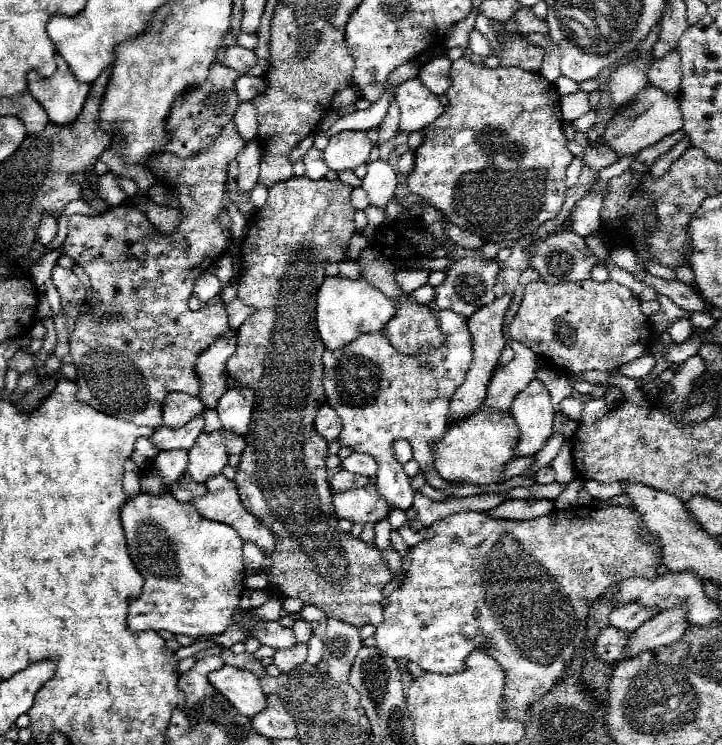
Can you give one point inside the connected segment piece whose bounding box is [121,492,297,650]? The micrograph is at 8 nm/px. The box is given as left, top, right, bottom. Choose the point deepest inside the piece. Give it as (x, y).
(193, 568)

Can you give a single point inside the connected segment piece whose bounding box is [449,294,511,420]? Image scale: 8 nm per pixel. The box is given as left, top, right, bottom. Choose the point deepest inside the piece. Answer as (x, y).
(486, 326)

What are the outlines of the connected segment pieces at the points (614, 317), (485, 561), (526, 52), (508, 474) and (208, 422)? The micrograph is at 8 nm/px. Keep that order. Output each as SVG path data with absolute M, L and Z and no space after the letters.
M587 278L579 284L555 286L541 280L531 282L525 288L519 312L509 324L509 336L567 374L615 370L643 356L651 342L649 320L643 316L639 302L633 290L611 280L595 282Z
M575 506L569 510L551 510L547 516L539 516L533 520L495 520L489 518L485 512L459 512L459 514L449 514L443 520L437 520L431 524L435 536L431 540L423 540L417 546L411 548L411 564L409 572L405 574L403 586L399 586L391 596L387 606L383 608L385 620L381 626L375 630L375 646L389 658L405 658L409 662L419 664L427 672L437 672L437 674L455 674L465 670L465 658L471 650L475 650L479 644L487 644L489 652L499 664L503 666L507 674L507 686L505 686L505 700L507 700L507 716L513 720L525 722L527 718L527 708L535 700L539 700L551 686L565 674L567 666L571 664L573 652L579 646L579 642L585 636L585 618L589 612L589 606L609 588L615 586L615 582L627 578L627 576L643 576L643 578L655 578L657 576L657 564L661 562L661 554L653 544L645 544L637 532L641 526L641 518L633 508L627 506L609 506L609 508L595 508L595 506Z
M515 34L513 42L499 50L499 64L501 66L517 66L527 72L539 72L544 50L539 46L527 44L522 34Z
M515 456L515 460L513 460L513 464L511 466L507 466L505 470L503 470L503 478L505 480L509 480L509 478L513 478L513 476L521 476L521 474L525 474L527 472L527 468L531 466L531 458L521 458L521 456Z
M205 410L203 412L203 418L205 418L205 432L213 432L213 430L221 430L221 424L219 424L219 416L215 410Z

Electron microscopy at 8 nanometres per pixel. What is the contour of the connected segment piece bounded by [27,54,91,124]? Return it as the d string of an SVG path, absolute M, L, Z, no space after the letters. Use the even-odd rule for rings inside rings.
M59 54L57 70L53 76L43 78L39 76L39 72L31 70L27 74L27 84L31 96L47 110L53 124L73 122L79 116L91 88L89 84L75 80L75 74Z

